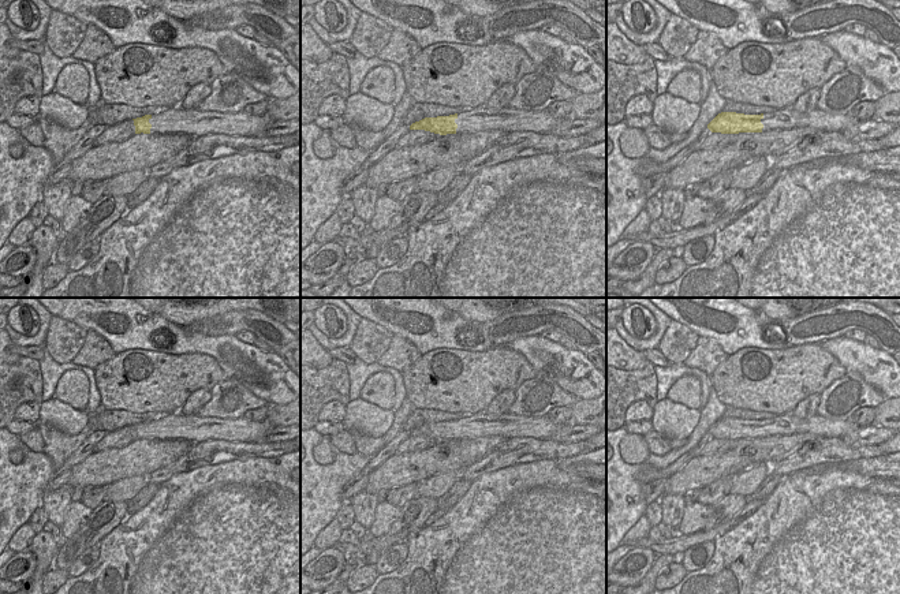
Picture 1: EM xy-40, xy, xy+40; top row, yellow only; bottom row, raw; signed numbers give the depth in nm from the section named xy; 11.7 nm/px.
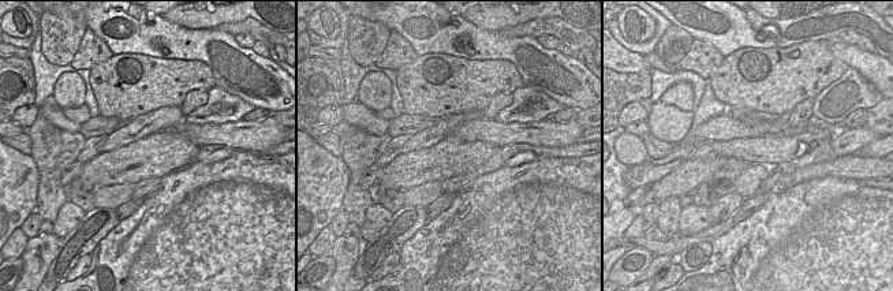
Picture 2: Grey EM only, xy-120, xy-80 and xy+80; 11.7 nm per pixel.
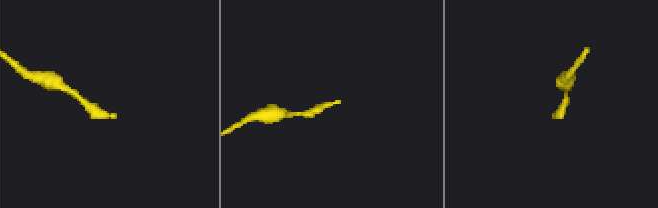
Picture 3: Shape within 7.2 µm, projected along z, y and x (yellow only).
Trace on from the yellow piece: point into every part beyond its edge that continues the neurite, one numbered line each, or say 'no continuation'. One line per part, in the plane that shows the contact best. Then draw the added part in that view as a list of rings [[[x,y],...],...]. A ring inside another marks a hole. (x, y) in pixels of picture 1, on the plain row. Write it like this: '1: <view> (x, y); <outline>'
1: xy (480, 425); [[[478,412],[459,418],[455,429],[458,430],[456,440],[473,440],[489,436],[549,440],[559,426],[561,425],[553,423],[546,416],[527,418],[511,414],[488,415],[486,412]]]

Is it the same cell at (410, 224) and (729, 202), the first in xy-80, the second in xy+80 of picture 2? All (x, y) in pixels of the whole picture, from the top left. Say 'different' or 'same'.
same

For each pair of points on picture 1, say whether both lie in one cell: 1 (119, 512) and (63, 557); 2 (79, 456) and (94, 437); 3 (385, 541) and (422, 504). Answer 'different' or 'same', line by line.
1: same
2: same
3: same

